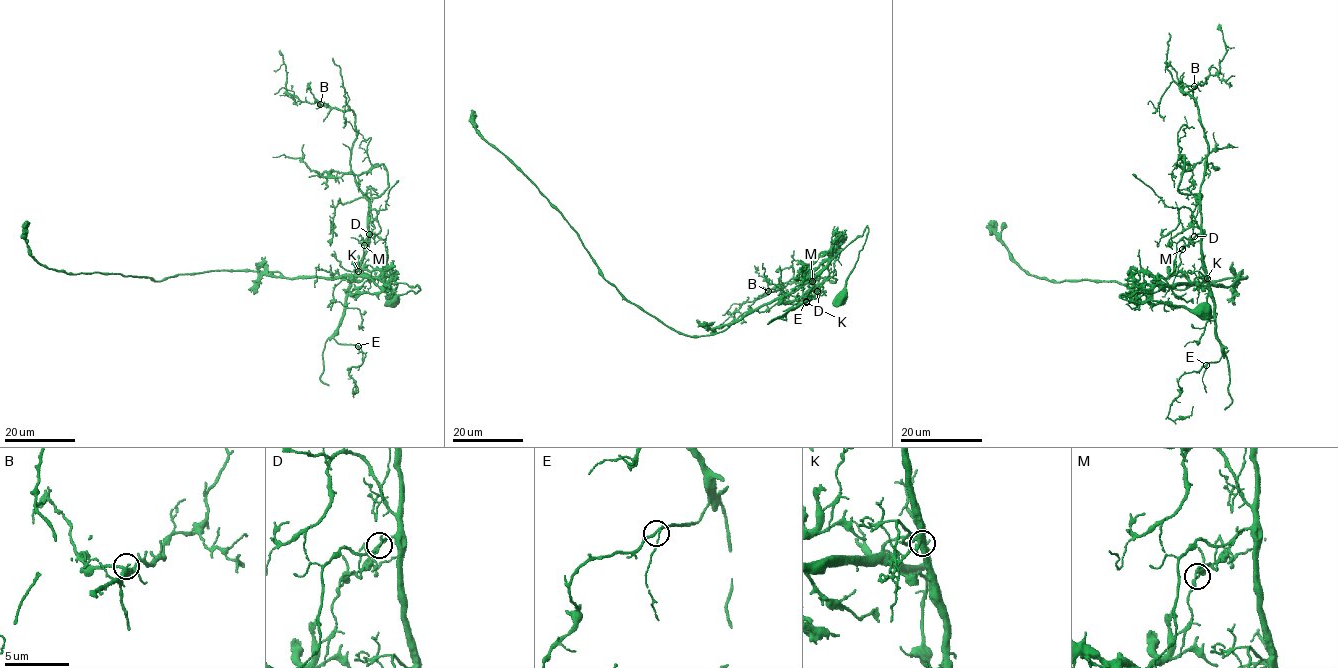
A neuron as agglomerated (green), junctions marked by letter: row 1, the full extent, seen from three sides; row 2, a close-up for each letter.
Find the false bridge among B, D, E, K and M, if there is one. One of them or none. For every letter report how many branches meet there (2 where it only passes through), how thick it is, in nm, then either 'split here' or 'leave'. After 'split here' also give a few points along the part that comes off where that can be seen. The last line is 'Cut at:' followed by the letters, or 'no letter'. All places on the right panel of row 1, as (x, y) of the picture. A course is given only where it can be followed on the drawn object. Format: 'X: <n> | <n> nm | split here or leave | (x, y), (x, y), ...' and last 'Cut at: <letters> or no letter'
B: 4 | 300 nm | leave
D: 4 | 190 nm | leave
E: 4 | 170 nm | leave
K: 4 | 440 nm | leave
M: 4 | 320 nm | split here | (1182, 248), (1200, 231), (1208, 153), (1197, 103), (1184, 93), (1219, 70), (1224, 40), (1234, 48)
Cut at: M

